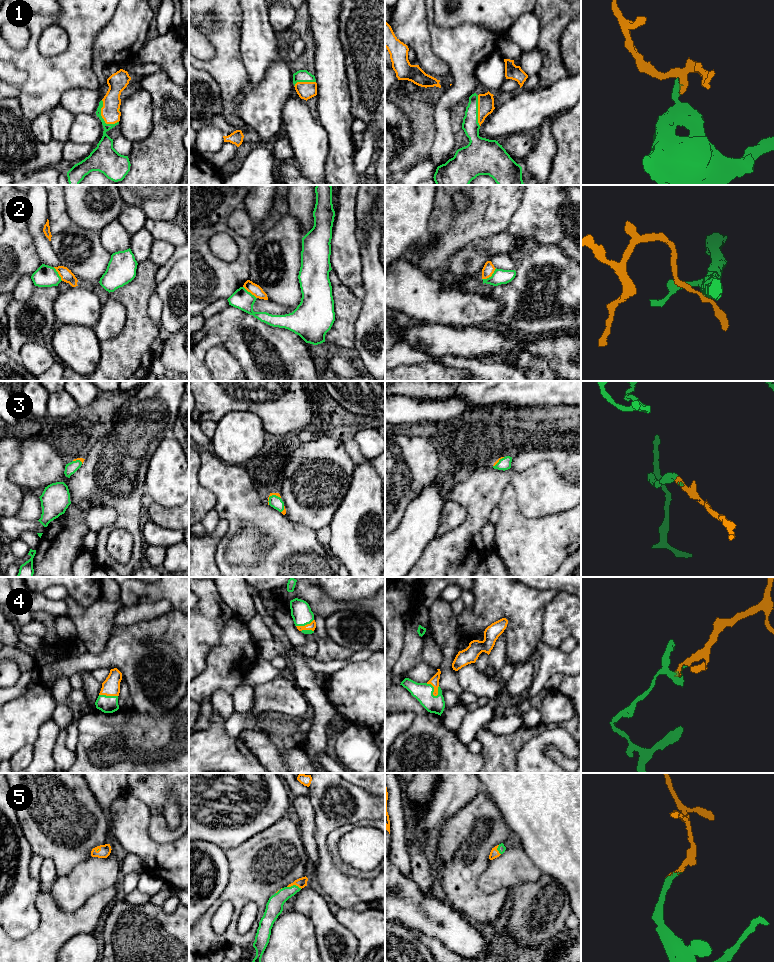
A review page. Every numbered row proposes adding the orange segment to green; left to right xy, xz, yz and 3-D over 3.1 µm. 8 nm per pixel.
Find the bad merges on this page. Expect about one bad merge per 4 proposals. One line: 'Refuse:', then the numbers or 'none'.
Refuse: 2

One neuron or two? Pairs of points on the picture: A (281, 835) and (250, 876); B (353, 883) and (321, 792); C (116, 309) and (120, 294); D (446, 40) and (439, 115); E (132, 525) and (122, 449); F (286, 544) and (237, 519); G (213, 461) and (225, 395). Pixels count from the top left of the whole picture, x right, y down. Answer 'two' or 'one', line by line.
A: one
B: one
C: two
D: one
E: one
F: one
G: two

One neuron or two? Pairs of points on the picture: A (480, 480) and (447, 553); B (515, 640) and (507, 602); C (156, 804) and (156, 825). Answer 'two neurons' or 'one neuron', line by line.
A: one neuron
B: one neuron
C: one neuron

